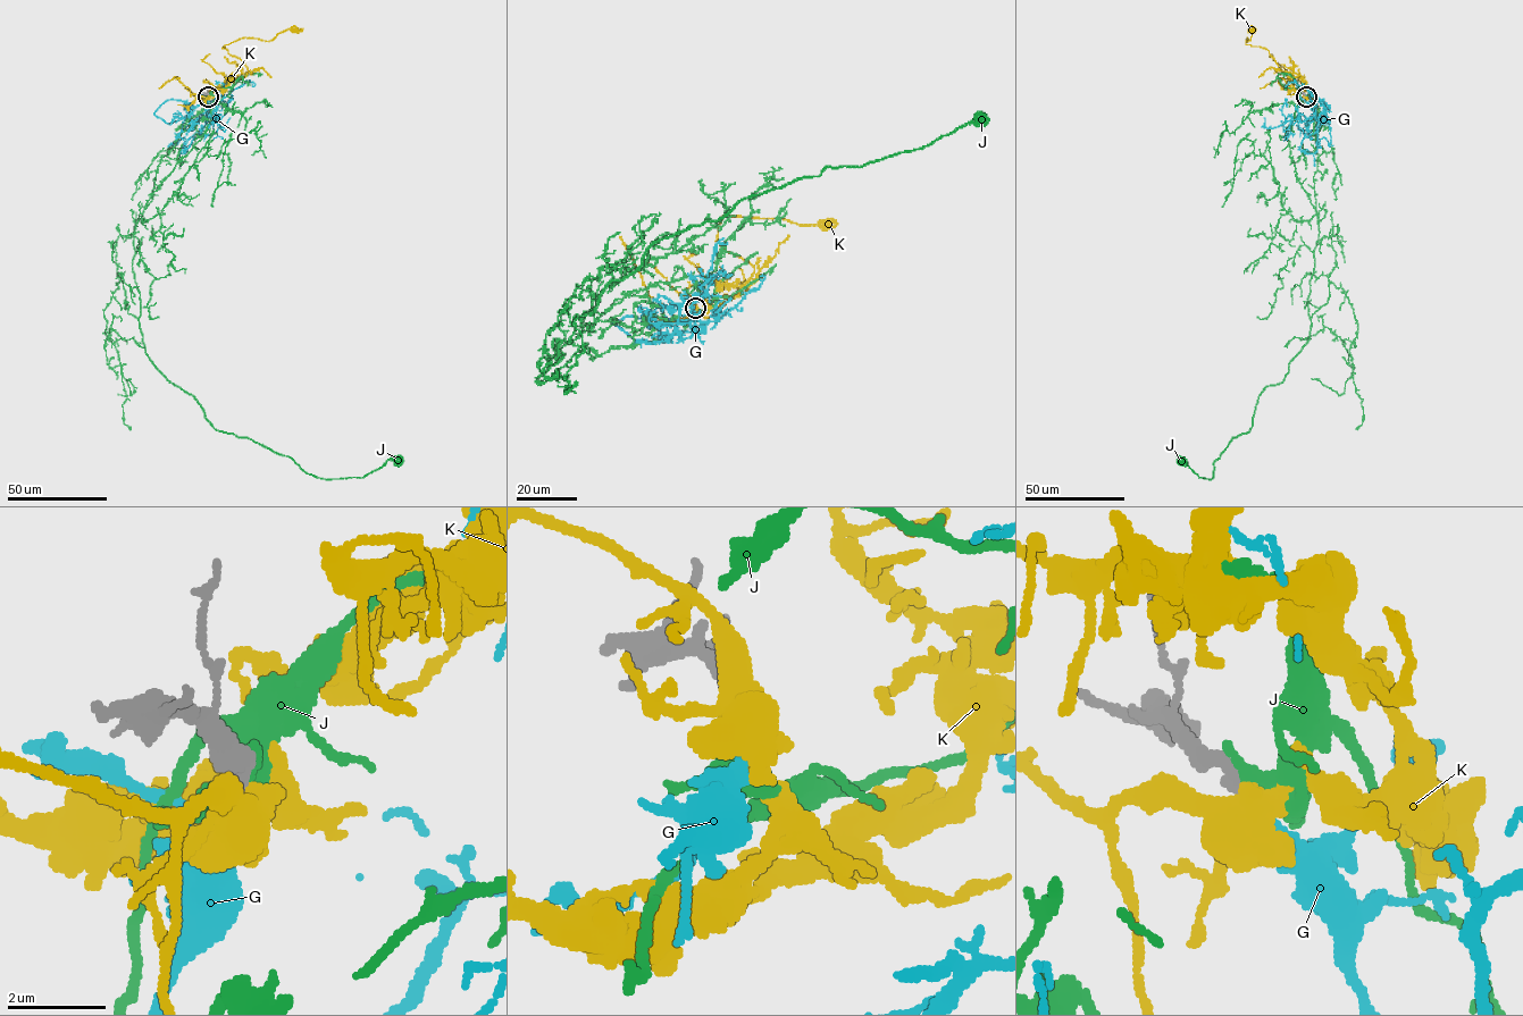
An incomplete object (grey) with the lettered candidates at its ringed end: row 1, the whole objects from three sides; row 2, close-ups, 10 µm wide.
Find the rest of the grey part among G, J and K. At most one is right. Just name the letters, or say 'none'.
G

